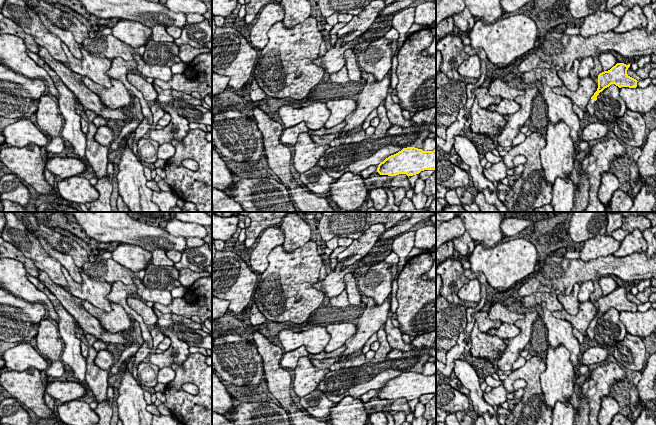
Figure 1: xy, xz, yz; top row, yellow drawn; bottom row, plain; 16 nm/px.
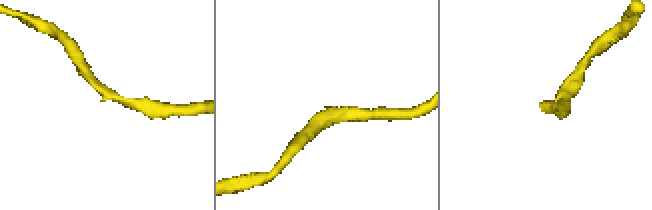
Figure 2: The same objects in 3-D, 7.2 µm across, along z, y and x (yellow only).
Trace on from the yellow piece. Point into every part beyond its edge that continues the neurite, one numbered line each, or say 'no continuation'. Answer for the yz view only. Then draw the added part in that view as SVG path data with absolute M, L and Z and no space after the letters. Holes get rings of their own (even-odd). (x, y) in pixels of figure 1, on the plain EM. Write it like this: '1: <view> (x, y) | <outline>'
1: yz (590, 330) | M590 323L588 328L587 328L586 334L589 337L589 339L595 339L594 338L594 336L595 336L595 334L594 334L594 327L595 327L595 324Z

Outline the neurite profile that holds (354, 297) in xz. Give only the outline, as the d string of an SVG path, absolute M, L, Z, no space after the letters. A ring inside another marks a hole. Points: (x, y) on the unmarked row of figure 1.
M347 273L344 277L345 282L345 290L348 295L348 301L350 305L358 306L362 303L362 298L360 294L360 290L358 288L358 284L356 279L354 278L352 273Z

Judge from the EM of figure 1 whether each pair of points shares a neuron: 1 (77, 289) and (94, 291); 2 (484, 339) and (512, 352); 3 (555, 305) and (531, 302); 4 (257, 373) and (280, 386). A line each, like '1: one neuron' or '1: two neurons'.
1: one neuron
2: two neurons
3: one neuron
4: two neurons

